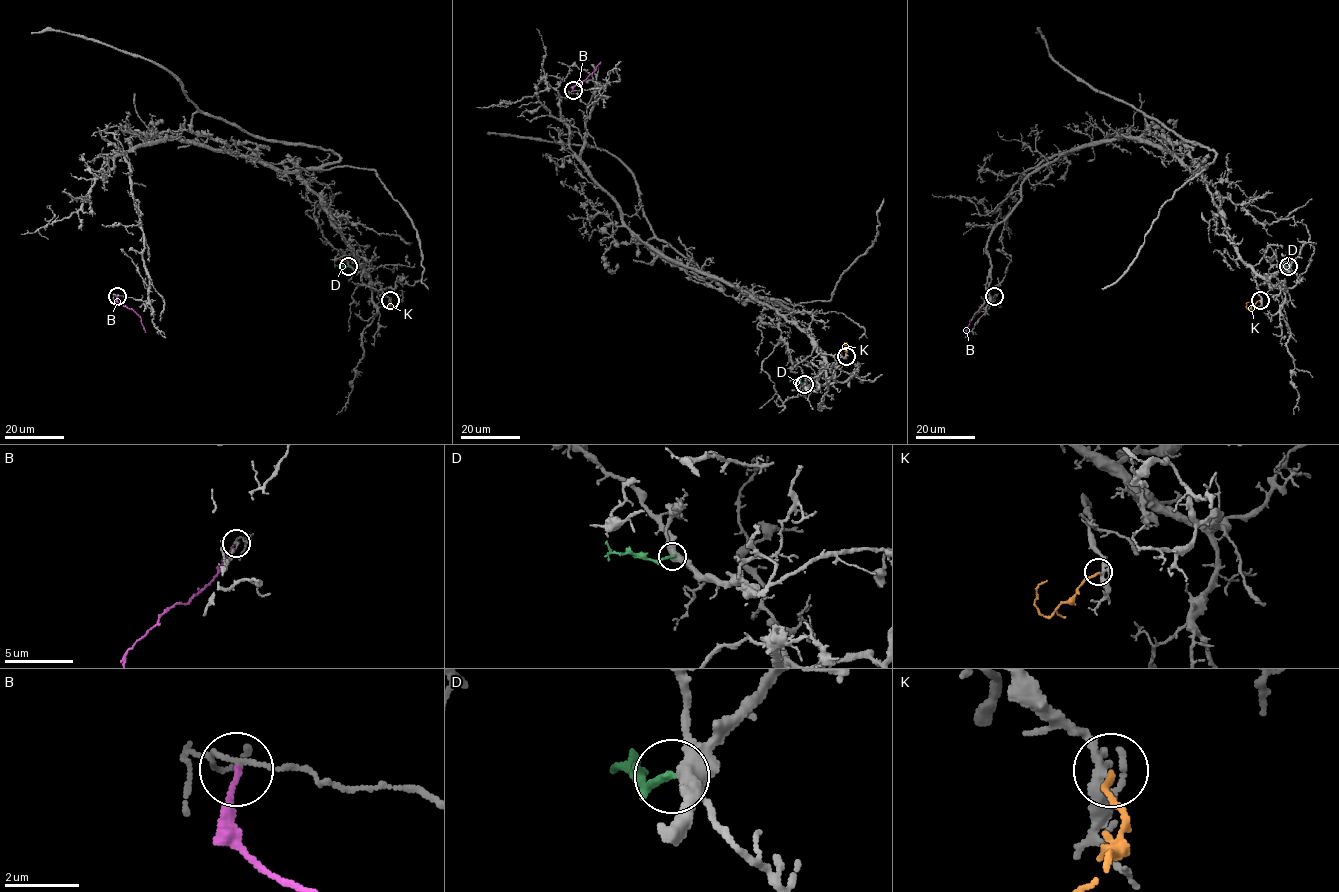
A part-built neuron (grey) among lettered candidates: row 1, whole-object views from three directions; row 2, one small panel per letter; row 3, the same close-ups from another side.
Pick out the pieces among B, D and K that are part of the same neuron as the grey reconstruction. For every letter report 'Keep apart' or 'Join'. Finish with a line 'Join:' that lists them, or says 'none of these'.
B: Keep apart
D: Join
K: Keep apart
Join: D

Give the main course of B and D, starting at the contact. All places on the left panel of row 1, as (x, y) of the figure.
B: (117, 295), (120, 304), (140, 316), (145, 332)
D: (348, 266), (335, 267)

